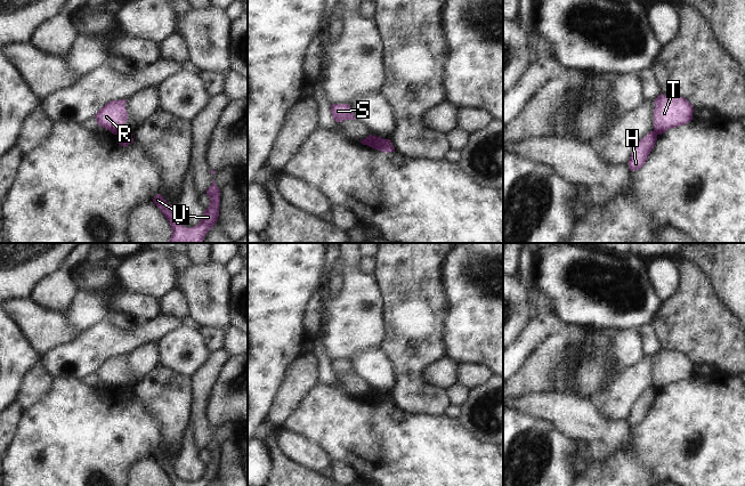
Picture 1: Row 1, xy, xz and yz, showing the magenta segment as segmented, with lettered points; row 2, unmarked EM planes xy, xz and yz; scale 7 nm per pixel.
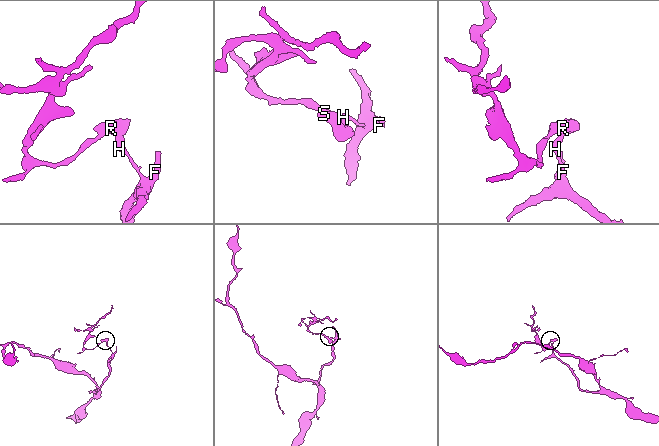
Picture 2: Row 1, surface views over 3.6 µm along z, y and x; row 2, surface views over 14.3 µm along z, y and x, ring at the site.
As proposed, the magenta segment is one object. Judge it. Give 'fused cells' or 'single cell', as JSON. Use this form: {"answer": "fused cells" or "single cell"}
{"answer": "fused cells"}

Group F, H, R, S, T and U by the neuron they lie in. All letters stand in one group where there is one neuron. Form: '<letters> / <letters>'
F H U / R S T

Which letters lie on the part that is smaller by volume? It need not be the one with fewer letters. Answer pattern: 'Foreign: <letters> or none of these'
Foreign: R, S, T.

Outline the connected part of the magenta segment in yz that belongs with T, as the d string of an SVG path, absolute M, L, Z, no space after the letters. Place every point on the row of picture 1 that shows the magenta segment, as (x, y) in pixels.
M661 94L654 103L654 131L656 135L662 135L671 128L683 125L693 120L694 106L681 96Z

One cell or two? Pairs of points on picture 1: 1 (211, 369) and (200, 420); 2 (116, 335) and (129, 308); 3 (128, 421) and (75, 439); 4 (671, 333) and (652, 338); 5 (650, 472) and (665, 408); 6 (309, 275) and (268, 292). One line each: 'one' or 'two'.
1: one
2: two
3: one
4: two
5: one
6: one

